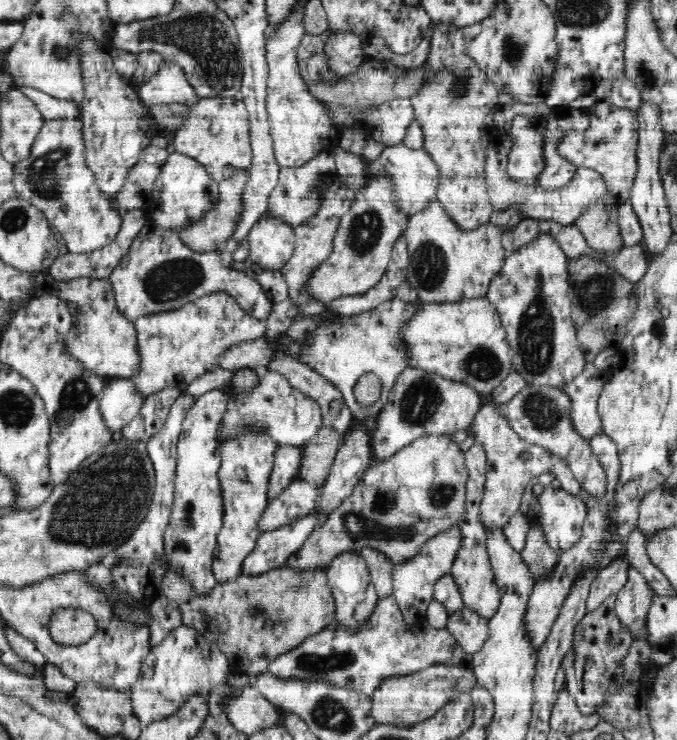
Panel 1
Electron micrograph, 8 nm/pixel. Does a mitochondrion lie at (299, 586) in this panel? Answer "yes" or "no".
yes

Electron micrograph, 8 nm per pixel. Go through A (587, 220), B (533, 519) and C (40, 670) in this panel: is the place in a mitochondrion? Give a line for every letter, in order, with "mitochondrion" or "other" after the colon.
A: other
B: other
C: other

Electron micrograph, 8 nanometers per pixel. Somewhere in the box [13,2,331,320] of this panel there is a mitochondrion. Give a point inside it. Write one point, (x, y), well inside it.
(201, 36)

